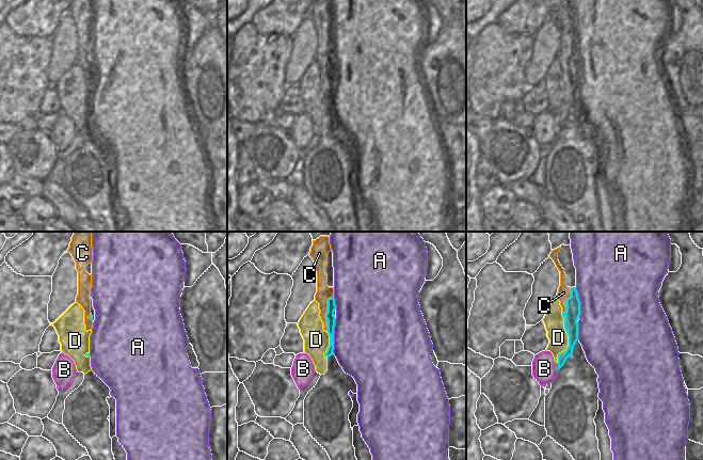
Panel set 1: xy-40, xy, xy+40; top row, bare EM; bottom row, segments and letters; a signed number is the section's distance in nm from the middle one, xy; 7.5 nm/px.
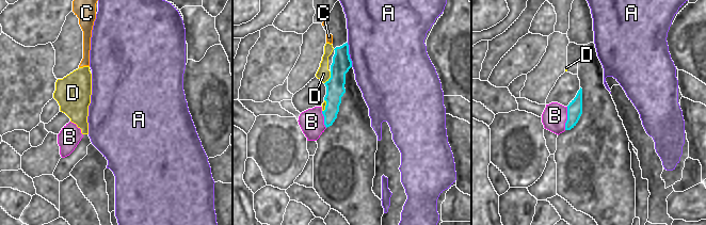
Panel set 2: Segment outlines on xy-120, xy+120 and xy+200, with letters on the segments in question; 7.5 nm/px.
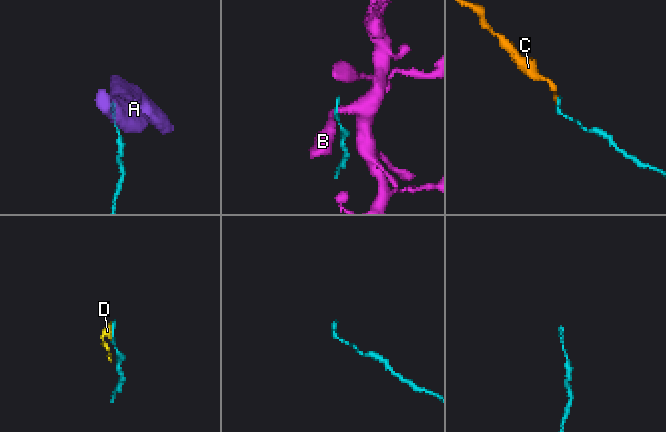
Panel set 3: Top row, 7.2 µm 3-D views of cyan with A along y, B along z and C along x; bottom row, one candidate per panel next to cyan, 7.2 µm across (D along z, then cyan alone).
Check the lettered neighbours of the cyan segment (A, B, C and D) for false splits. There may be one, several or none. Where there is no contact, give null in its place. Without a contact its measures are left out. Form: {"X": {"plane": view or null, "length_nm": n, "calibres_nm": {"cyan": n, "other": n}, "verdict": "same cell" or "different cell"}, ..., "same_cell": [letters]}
{"A": {"plane": "xy", "length_nm": 280, "calibres_nm": {"cyan": 70, "other": 500}, "verdict": "different cell"}, "B": {"plane": "xy+40", "length_nm": 60, "calibres_nm": {"cyan": 80, "other": 190}, "verdict": "different cell"}, "C": {"plane": "xy", "length_nm": 260, "calibres_nm": {"cyan": 70, "other": 110}, "verdict": "same cell"}, "D": {"plane": "xy+40", "length_nm": 380, "calibres_nm": {"cyan": 110, "other": 150}, "verdict": "different cell"}, "same_cell": ["C"]}

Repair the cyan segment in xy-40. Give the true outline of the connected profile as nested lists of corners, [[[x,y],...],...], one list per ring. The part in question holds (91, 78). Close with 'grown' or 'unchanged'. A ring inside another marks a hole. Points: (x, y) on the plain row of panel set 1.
[[[71,0],[67,14],[70,14],[78,32],[78,55],[76,63],[84,70],[85,92],[93,89],[93,77],[91,75],[91,49],[92,35],[86,33],[86,27],[92,25],[93,9],[92,0]]]; grown

